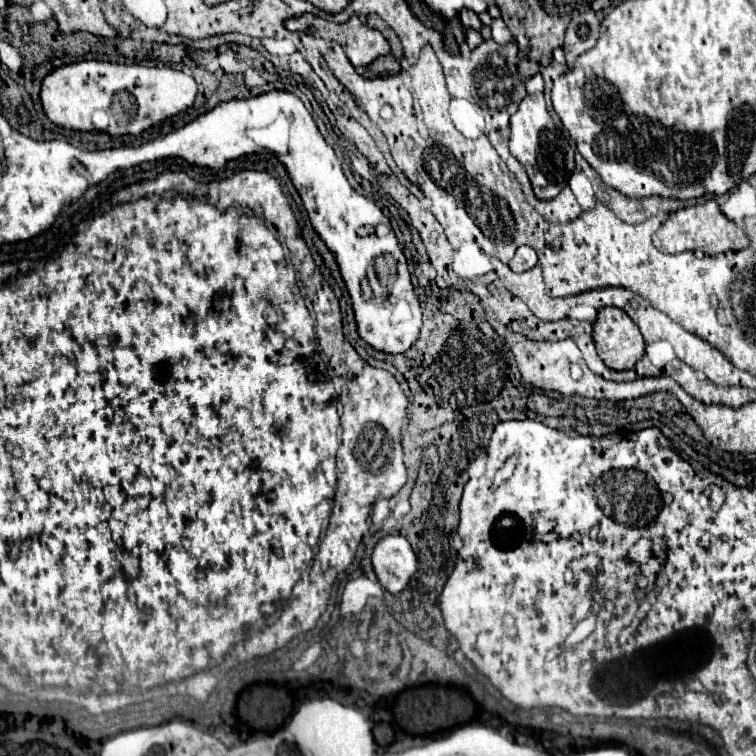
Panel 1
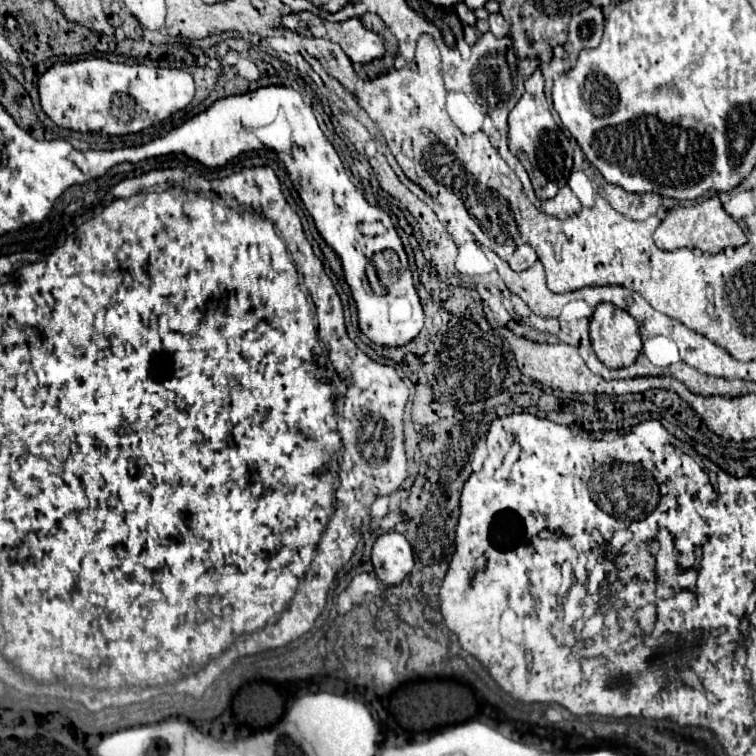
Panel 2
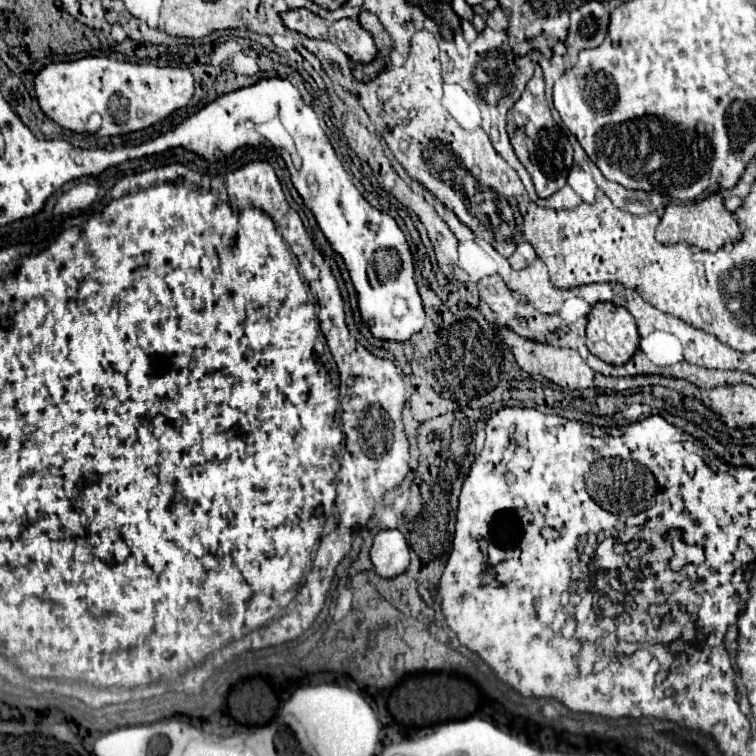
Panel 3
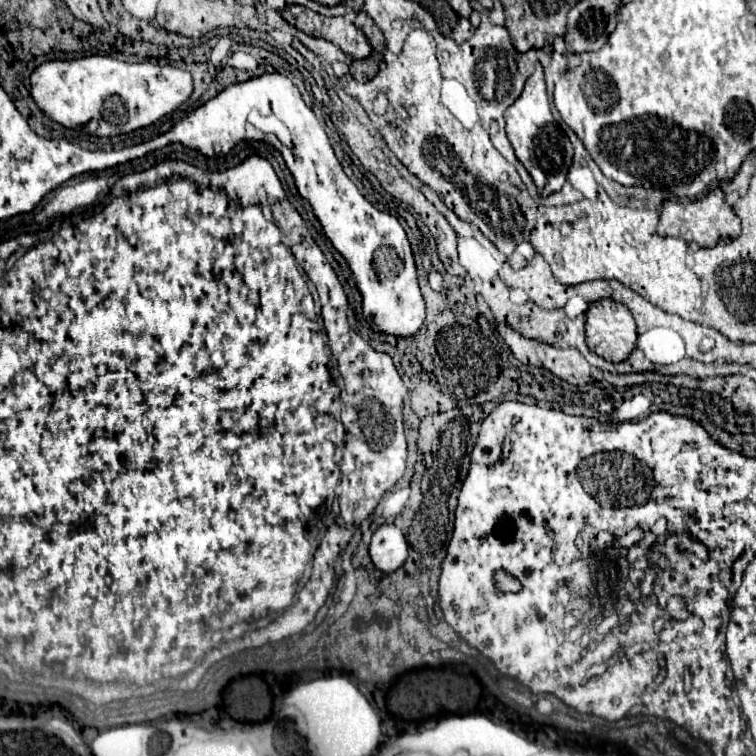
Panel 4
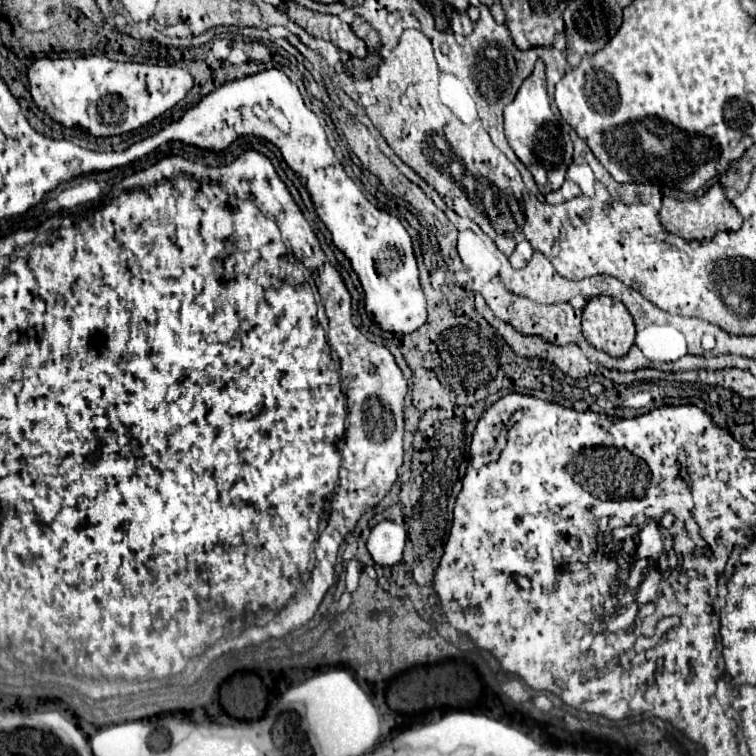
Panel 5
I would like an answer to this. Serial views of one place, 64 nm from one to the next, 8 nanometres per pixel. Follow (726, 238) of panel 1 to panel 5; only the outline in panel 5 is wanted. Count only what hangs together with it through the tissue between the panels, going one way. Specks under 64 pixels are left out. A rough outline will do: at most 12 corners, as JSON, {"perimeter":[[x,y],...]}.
{"perimeter":[[720,184],[698,200],[662,198],[662,226],[684,240],[736,232]]}

